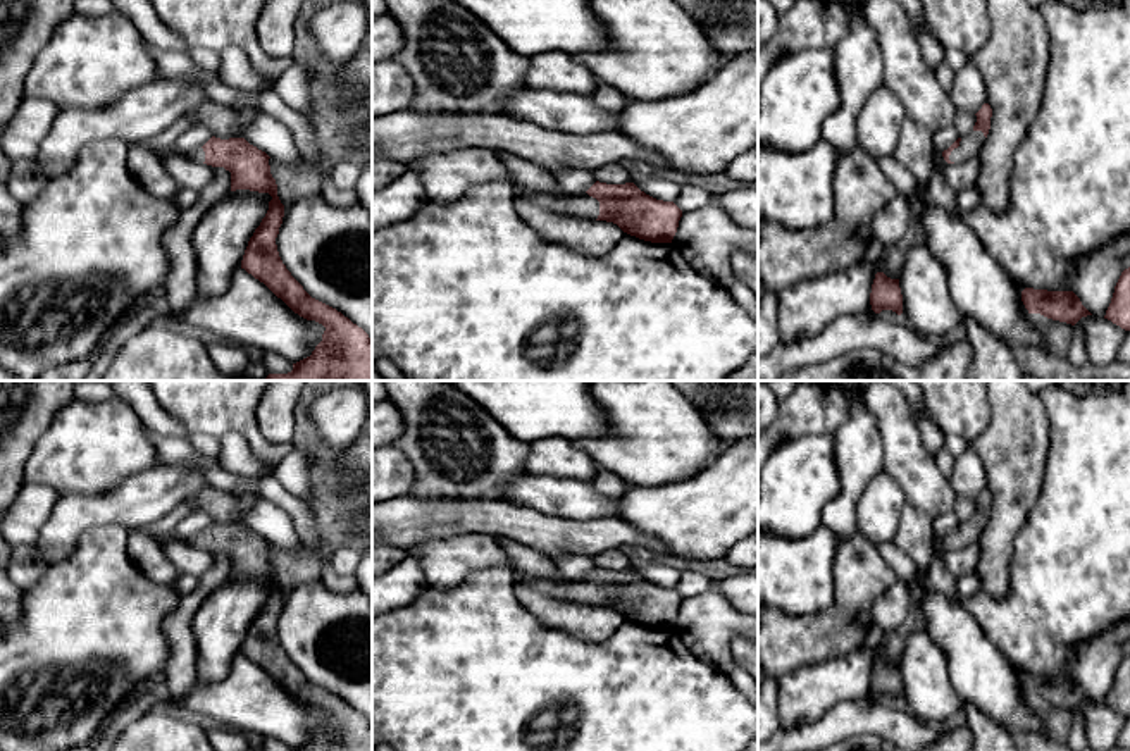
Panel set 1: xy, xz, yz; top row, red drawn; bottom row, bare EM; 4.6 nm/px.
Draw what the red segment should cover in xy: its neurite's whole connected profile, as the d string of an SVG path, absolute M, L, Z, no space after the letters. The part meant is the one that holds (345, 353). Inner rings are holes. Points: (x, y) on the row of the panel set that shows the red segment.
M212 136L202 148L184 155L231 172L231 191L269 193L269 210L245 250L241 269L264 282L295 313L326 327L310 357L293 363L288 374L269 374L264 381L372 381L372 339L336 308L312 298L282 264L276 238L284 217L269 155L245 138Z

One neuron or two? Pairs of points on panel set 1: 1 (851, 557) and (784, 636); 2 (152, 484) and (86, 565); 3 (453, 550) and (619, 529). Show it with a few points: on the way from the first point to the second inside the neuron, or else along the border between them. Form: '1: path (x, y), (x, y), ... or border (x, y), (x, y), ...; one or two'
1: path (851, 584), (851, 600), (812, 636); one
2: border (128, 531), (119, 526), (95, 526), (80, 536); two
3: border (491, 534), (455, 533), (450, 536); two

